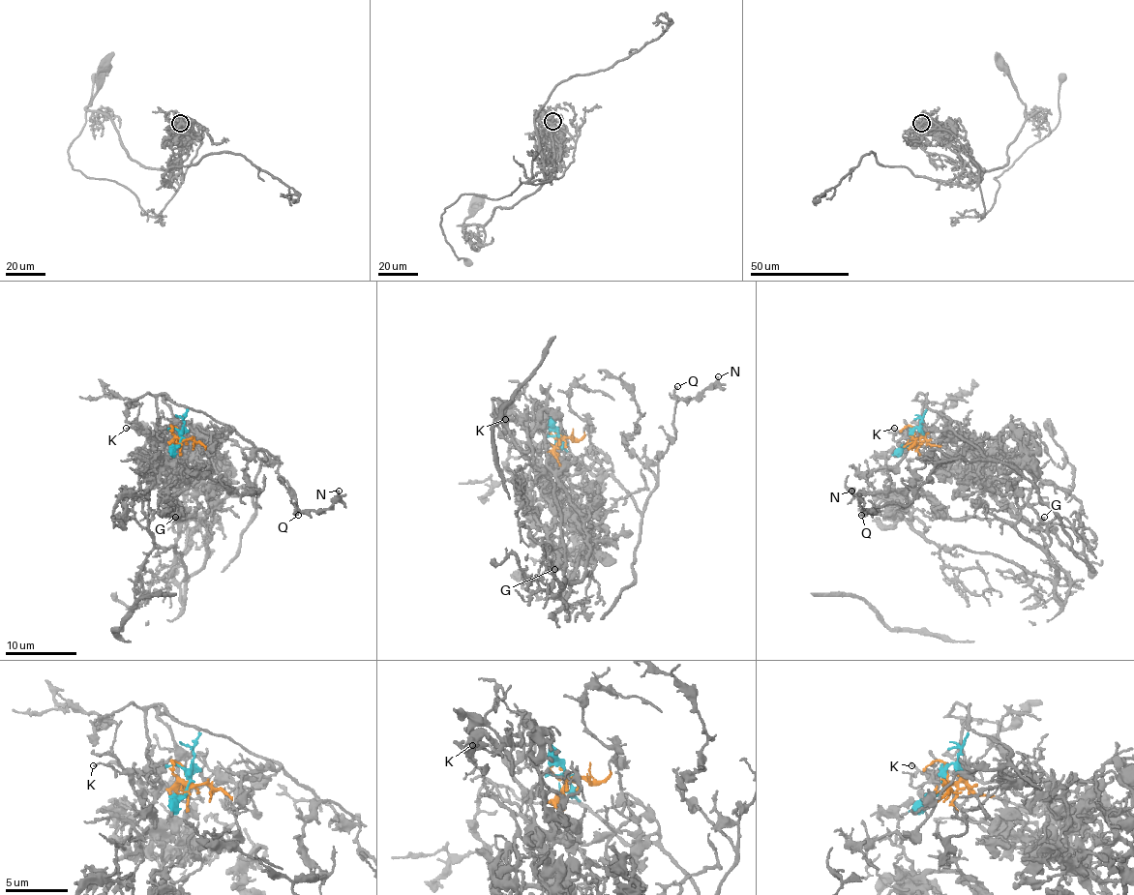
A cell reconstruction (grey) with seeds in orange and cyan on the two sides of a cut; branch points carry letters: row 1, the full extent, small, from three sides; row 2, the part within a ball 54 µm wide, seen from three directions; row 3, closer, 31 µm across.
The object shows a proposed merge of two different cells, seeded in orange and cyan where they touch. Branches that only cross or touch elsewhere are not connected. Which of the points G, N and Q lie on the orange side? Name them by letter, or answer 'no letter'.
G

